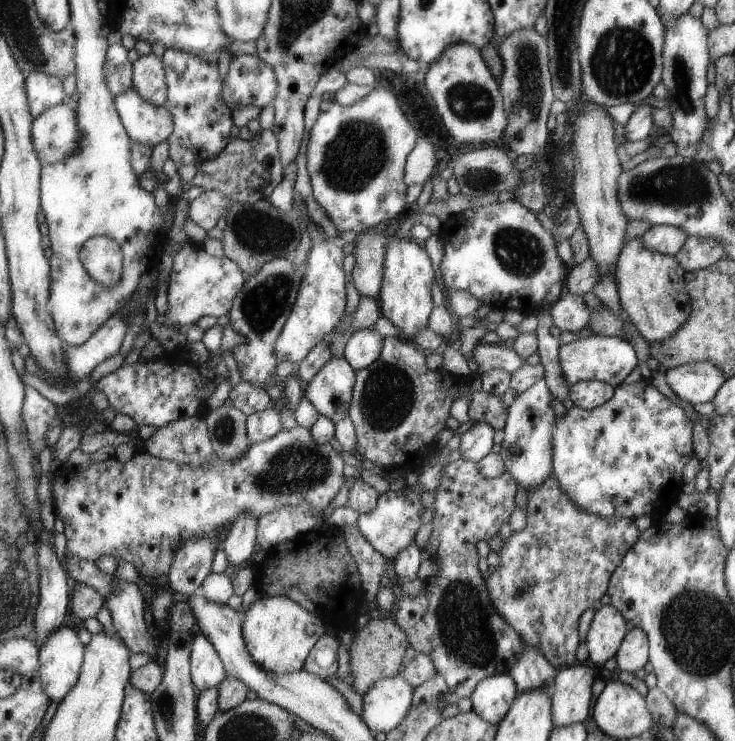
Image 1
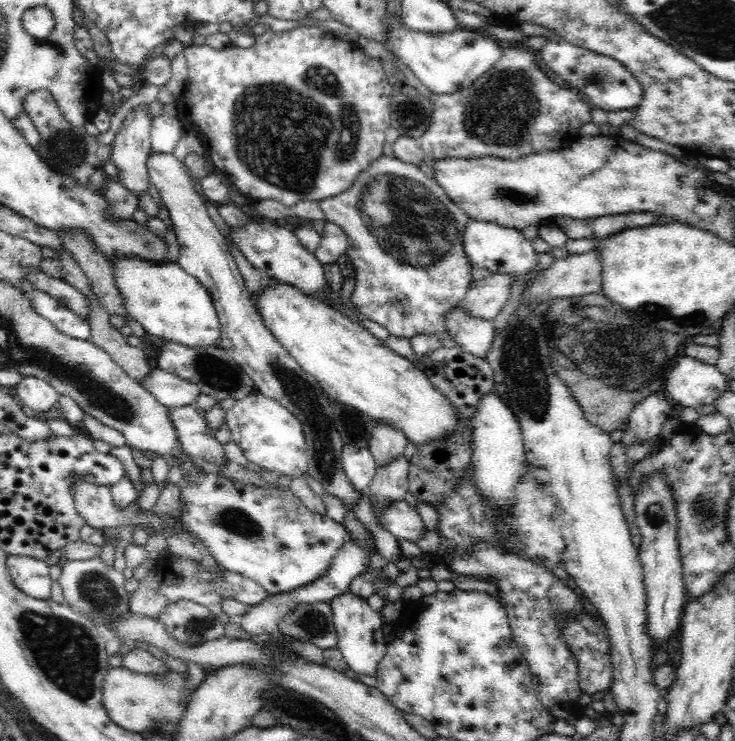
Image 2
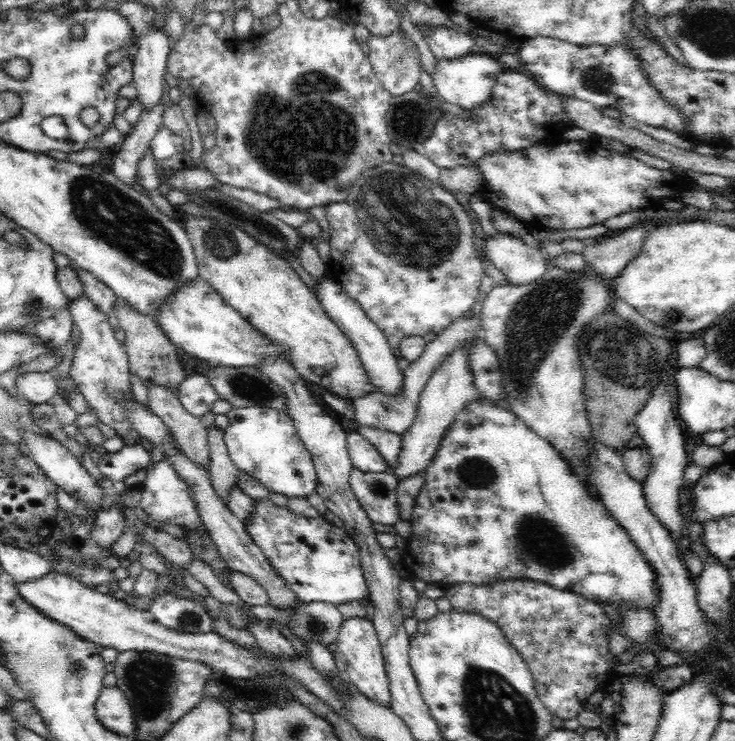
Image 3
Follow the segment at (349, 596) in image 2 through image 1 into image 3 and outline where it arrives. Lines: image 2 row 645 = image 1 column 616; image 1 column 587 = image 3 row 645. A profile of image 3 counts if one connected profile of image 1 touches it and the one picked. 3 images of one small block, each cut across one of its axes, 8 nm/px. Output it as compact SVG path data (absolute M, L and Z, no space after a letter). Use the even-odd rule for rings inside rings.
M366 618L344 620L336 641L338 644L337 651L344 656L345 667L354 687L368 701L386 709L391 708L391 693L385 671L384 657L373 621Z

